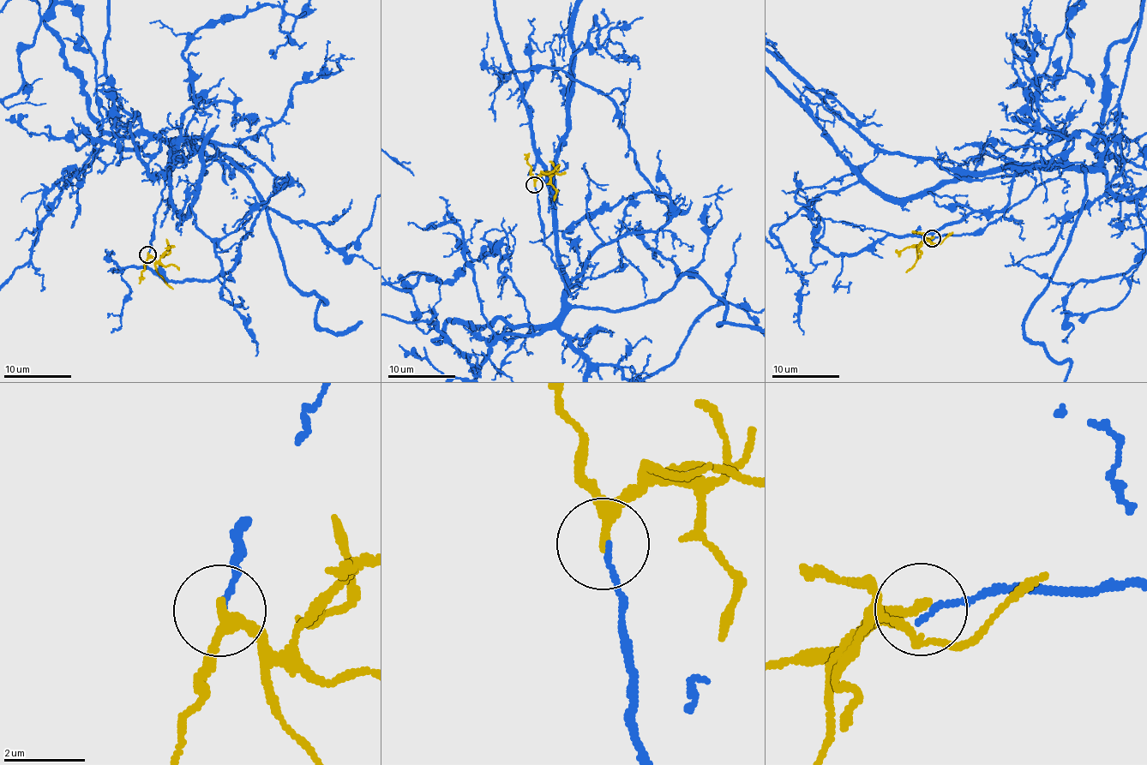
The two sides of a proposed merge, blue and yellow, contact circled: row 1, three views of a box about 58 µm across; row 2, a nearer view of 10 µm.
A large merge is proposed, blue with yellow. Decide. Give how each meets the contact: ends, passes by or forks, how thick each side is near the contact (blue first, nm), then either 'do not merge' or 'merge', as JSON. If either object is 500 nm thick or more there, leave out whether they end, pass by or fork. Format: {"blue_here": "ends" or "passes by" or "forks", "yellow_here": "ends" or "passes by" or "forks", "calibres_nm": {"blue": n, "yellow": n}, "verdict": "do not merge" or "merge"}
{"blue_here": "ends", "yellow_here": "passes by", "calibres_nm": {"blue": 130, "yellow": 220}, "verdict": "do not merge"}

